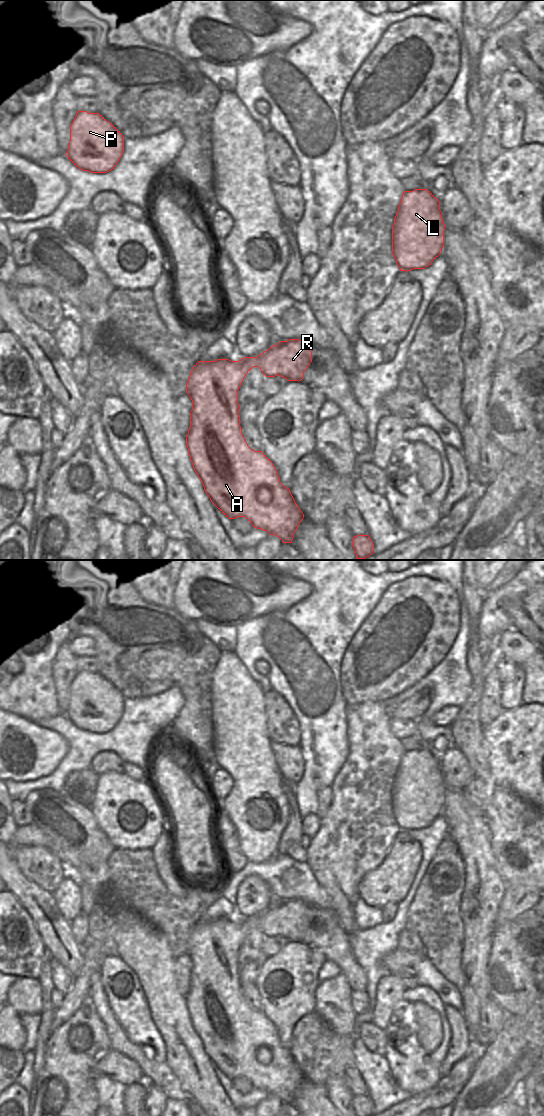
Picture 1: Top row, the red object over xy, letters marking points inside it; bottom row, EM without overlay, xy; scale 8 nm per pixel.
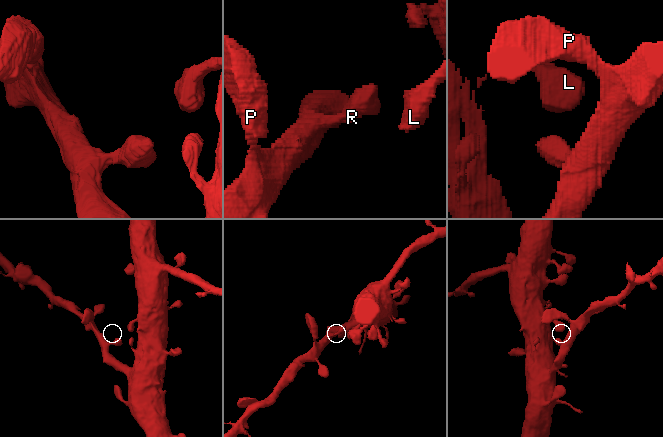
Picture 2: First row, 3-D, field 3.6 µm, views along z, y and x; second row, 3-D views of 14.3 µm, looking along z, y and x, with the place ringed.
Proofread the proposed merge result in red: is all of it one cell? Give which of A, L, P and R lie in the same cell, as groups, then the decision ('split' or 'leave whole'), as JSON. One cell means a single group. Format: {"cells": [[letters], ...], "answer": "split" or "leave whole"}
{"cells": [["A", "L", "P", "R"]], "answer": "leave whole"}

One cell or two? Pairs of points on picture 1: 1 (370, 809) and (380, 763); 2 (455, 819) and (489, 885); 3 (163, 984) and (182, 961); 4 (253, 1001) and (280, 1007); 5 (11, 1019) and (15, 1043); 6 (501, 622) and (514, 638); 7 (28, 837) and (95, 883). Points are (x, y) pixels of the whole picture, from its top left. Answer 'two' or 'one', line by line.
1: one
2: one
3: two
4: two
5: one
6: two
7: one

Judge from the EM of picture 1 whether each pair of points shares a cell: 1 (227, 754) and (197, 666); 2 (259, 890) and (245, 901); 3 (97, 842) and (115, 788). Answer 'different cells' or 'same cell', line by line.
1: different cells
2: same cell
3: different cells

